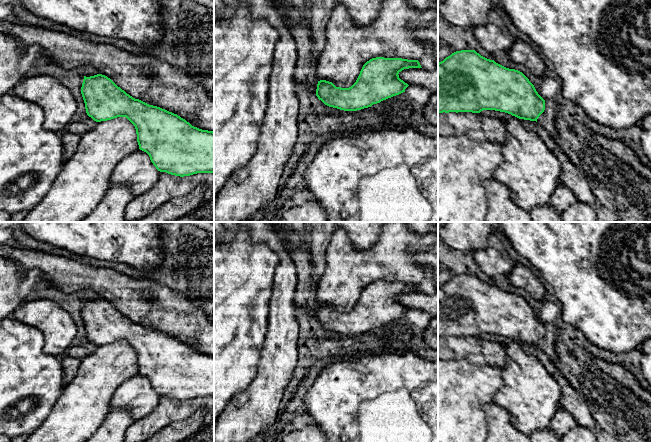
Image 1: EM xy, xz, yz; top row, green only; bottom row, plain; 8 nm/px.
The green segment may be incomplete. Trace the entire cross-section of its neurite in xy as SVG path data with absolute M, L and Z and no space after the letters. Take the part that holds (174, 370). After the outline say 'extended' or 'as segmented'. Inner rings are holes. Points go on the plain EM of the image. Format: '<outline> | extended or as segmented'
M102 298L84 300L81 318L86 337L94 345L126 341L135 350L139 373L149 379L158 395L180 401L214 397L213 355L194 351L177 338L133 322Z | as segmented

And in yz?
M475 274L452 277L438 287L438 338L449 336L505 336L519 343L536 345L545 334L545 324L520 295L506 292Z | as segmented

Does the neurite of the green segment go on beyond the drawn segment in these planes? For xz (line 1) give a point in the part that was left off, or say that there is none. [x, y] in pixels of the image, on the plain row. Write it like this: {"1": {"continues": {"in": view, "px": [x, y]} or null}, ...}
{"1": {"continues": null}}

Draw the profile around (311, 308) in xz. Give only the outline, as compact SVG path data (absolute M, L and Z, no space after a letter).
M276 222L284 229L291 247L291 258L297 269L296 306L316 318L318 283L312 281L310 235L307 222Z

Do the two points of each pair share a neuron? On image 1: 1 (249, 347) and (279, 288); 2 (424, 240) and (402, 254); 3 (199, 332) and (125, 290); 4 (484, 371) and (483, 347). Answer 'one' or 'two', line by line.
1: two
2: one
3: one
4: two

